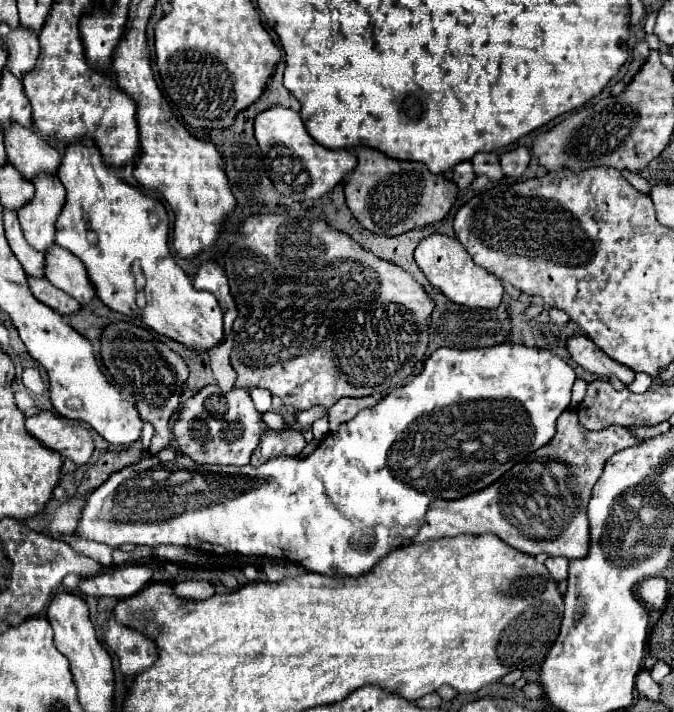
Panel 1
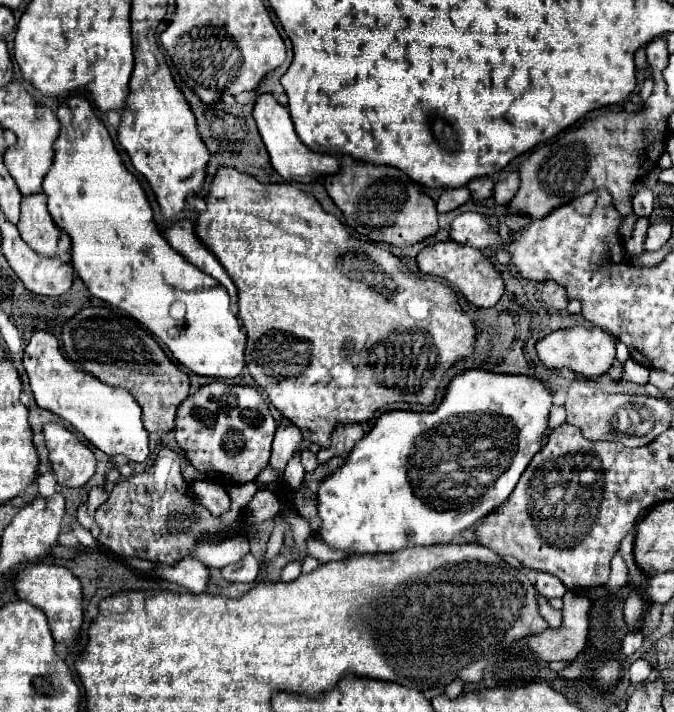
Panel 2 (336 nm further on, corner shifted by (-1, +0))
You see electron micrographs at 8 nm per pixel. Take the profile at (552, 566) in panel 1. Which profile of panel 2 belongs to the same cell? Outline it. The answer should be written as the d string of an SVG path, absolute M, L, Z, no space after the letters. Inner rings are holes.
M538 572L534 586L546 598L562 598L566 594L566 586L560 584L560 580L554 574L548 572Z

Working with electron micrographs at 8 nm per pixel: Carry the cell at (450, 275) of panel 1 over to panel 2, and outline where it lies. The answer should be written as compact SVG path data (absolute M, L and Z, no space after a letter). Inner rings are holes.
M454 240L438 242L438 244L432 244L432 246L424 246L420 250L420 254L416 256L416 262L418 262L422 272L438 276L438 278L444 278L450 284L454 284L462 292L462 296L470 304L478 306L478 308L494 306L504 294L504 282L500 278L500 272L494 268L492 260L486 258L480 250L472 250L472 248L462 246L462 244L454 242Z

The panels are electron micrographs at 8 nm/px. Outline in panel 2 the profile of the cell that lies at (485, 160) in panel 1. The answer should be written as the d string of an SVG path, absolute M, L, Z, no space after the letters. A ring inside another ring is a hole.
M482 176L482 178L474 178L468 182L468 188L472 192L474 200L484 200L492 196L492 188L494 188L494 180L490 176Z

